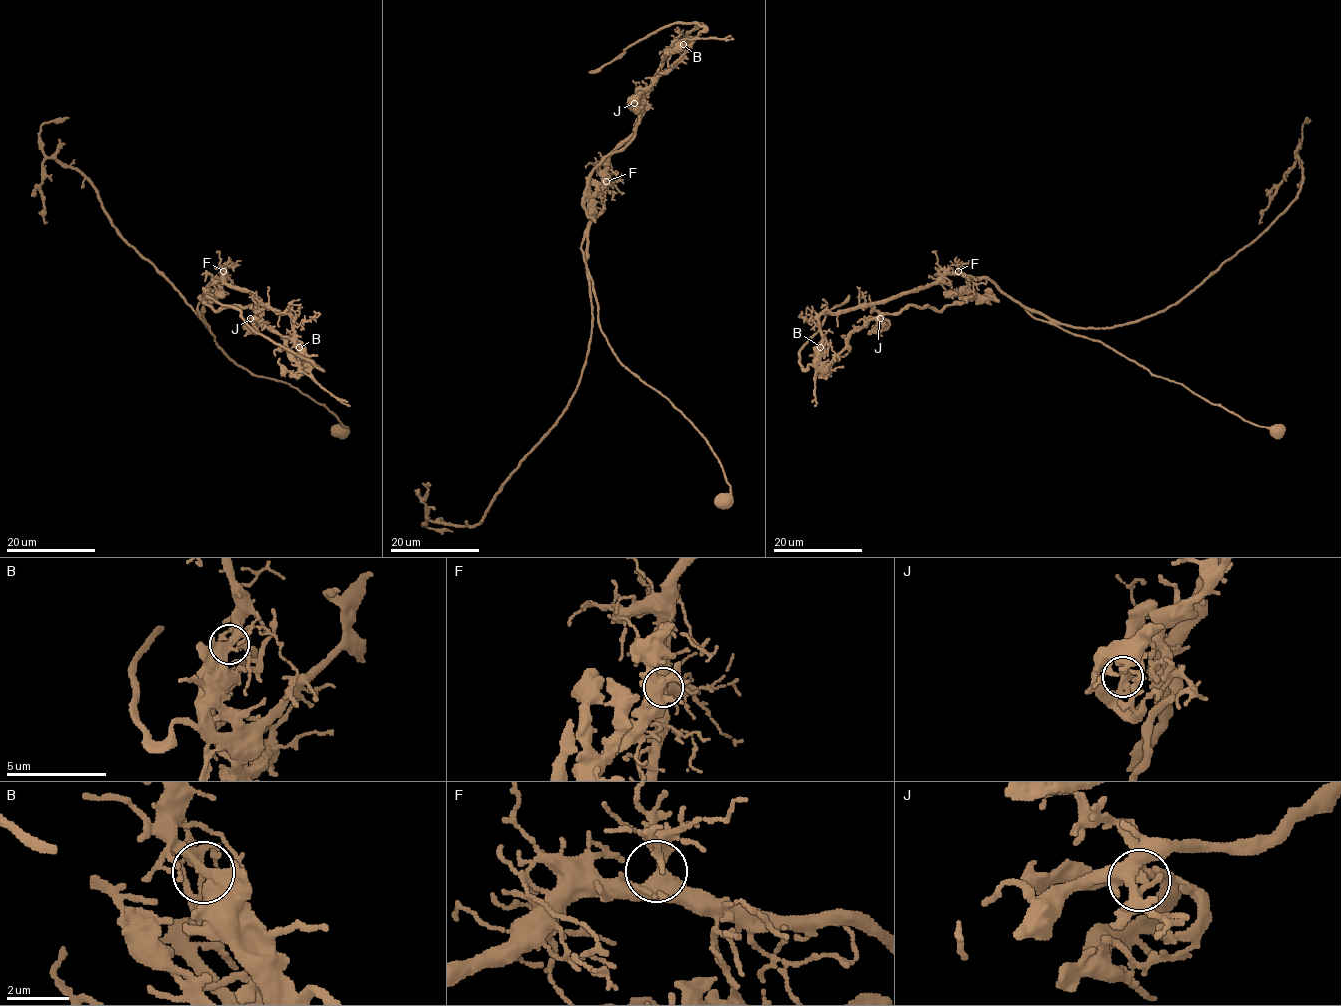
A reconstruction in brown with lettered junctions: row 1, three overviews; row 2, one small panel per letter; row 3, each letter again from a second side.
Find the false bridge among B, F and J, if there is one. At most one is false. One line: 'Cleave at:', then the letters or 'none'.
Cleave at: B

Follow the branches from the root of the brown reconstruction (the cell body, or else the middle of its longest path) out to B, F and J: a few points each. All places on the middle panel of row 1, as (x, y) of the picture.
B: (723, 500), (730, 484), (706, 439), (610, 347), (586, 268), (605, 161), (634, 131), (667, 50), (683, 44)
F: (723, 500), (730, 484), (706, 439), (618, 359), (600, 328), (586, 247), (587, 226), (603, 208), (606, 181)
J: (723, 500), (730, 484), (706, 439), (610, 347), (586, 268), (605, 161), (634, 131), (645, 98), (634, 103)

